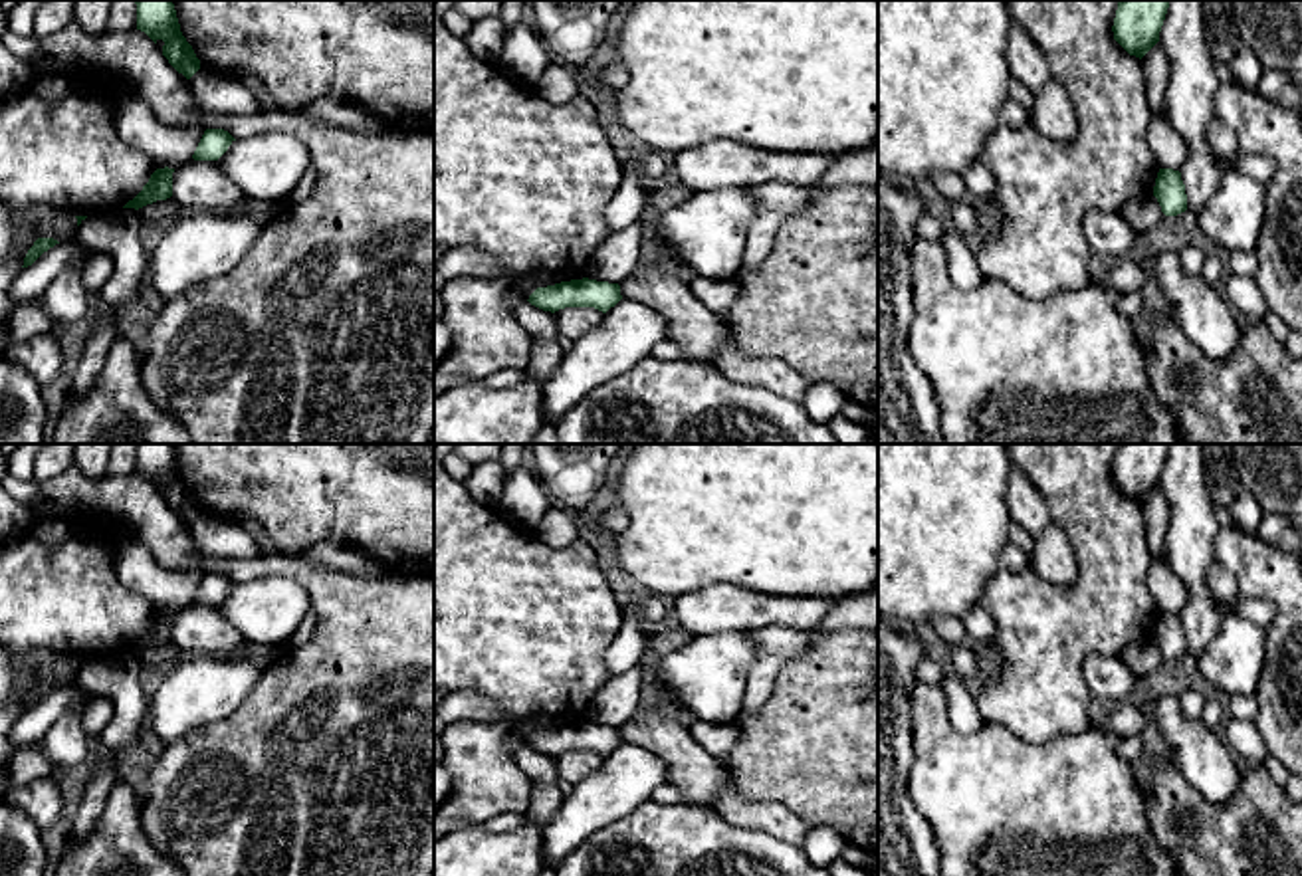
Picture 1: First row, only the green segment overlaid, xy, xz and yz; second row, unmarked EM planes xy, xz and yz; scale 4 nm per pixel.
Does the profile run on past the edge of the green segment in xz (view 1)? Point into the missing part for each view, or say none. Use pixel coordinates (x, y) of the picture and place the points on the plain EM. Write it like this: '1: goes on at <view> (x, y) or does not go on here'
1: does not go on here

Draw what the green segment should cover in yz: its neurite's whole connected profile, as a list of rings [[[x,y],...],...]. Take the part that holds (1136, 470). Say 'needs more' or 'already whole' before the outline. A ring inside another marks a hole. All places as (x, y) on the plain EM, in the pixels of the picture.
already whole | [[[1120,444],[1114,462],[1114,484],[1136,501],[1143,501],[1157,486],[1169,444]]]

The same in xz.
already whole | [[[571,723],[547,731],[537,731],[529,739],[529,747],[543,755],[559,755],[565,751],[595,751],[606,757],[622,743],[620,729],[597,723]]]

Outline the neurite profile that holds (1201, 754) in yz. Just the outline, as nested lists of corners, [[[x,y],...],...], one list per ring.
[[[1171,694],[1153,696],[1151,719],[1191,787],[1215,805],[1227,805],[1237,797],[1241,769],[1223,733],[1201,717],[1187,719],[1179,698]]]

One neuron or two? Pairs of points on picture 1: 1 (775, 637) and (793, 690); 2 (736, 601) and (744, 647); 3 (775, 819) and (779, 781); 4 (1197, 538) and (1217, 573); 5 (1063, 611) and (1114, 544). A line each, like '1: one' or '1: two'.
1: two
2: two
3: two
4: two
5: one

